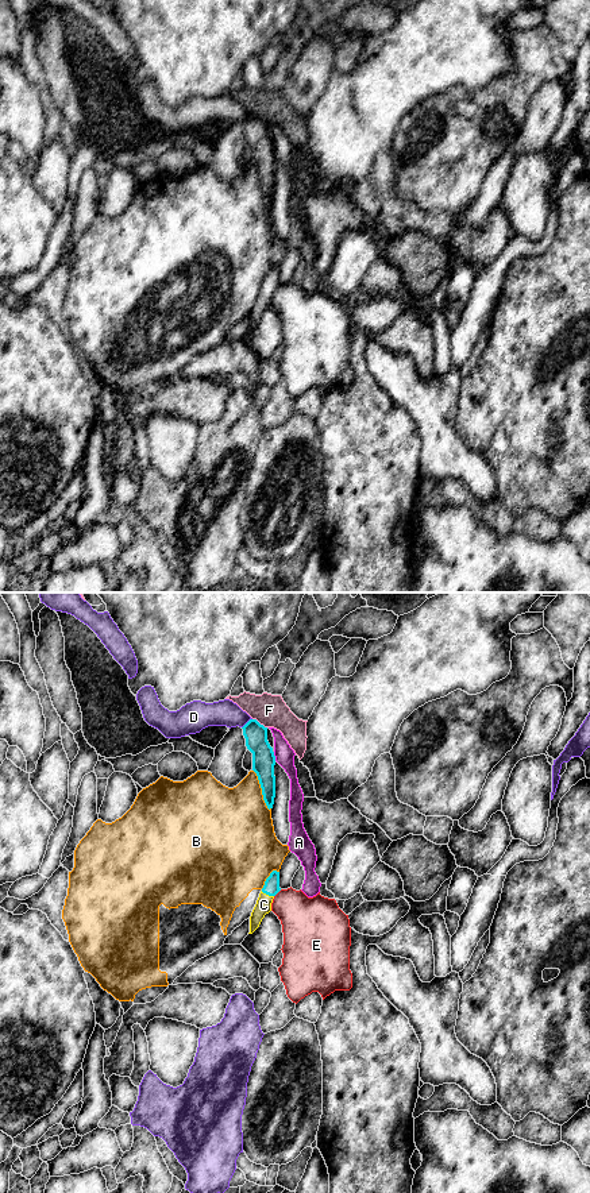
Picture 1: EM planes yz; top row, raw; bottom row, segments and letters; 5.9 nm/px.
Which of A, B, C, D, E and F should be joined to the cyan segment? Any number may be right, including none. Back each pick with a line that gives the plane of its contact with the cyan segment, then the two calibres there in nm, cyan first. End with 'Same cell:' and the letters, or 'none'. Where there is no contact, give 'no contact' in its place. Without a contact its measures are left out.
C: meets cyan in yz; 100 nm thick on the cyan side, 100 nm on the other
Same cell: C

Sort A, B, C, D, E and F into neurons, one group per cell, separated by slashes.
A / B / C / D / E / F

